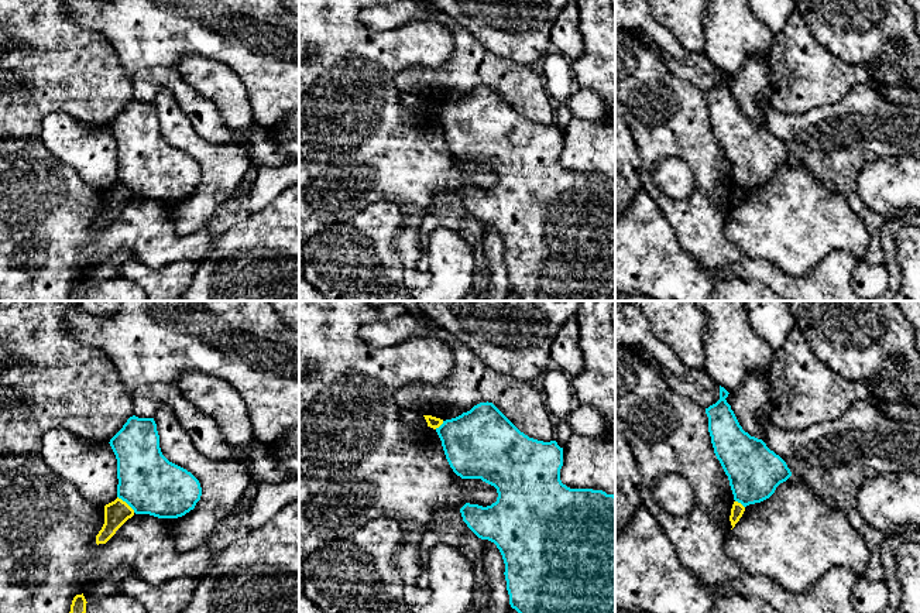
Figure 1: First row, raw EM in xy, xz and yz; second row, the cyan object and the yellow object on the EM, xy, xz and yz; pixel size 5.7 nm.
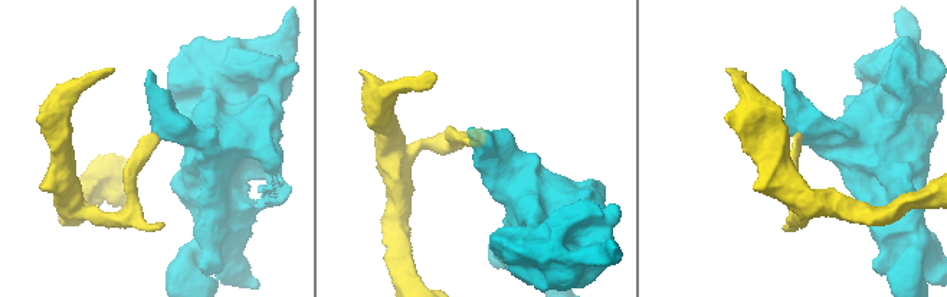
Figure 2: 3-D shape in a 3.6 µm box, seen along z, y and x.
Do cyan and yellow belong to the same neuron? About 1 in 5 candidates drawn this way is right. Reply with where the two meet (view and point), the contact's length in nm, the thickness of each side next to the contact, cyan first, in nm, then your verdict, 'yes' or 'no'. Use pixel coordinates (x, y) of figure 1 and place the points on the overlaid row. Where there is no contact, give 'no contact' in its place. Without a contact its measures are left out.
xy (126, 502) | 140 nm | 340/140 nm | no

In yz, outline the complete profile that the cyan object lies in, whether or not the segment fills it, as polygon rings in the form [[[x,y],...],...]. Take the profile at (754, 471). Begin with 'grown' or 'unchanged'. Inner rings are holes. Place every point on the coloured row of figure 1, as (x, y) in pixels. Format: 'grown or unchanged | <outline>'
unchanged | [[[720,386],[720,400],[706,408],[708,432],[714,453],[728,476],[734,500],[746,507],[769,499],[792,472],[762,439],[742,429],[725,400],[728,394]]]

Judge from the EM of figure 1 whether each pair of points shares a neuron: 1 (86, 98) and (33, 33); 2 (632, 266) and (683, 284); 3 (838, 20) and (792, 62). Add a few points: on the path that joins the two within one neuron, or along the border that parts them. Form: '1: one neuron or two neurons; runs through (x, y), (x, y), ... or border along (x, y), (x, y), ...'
1: one neuron; runs through (75, 82), (41, 48)
2: one neuron; runs through (645, 266), (656, 266), (670, 276)
3: two neurons; border along (800, 14), (809, 31), (830, 52), (843, 60)

